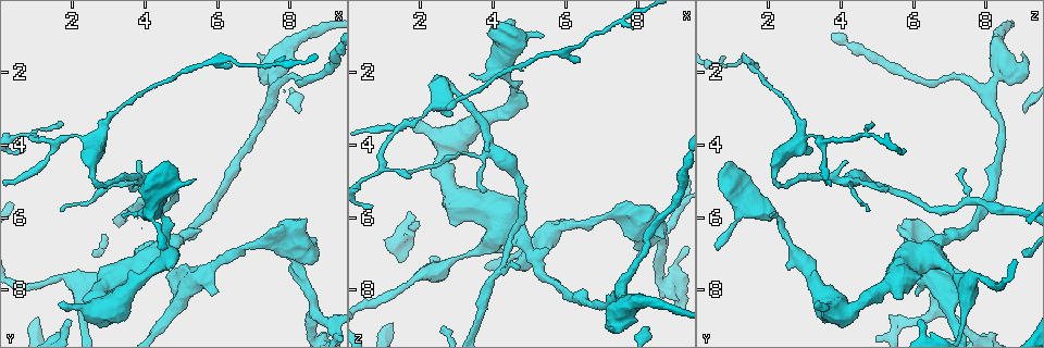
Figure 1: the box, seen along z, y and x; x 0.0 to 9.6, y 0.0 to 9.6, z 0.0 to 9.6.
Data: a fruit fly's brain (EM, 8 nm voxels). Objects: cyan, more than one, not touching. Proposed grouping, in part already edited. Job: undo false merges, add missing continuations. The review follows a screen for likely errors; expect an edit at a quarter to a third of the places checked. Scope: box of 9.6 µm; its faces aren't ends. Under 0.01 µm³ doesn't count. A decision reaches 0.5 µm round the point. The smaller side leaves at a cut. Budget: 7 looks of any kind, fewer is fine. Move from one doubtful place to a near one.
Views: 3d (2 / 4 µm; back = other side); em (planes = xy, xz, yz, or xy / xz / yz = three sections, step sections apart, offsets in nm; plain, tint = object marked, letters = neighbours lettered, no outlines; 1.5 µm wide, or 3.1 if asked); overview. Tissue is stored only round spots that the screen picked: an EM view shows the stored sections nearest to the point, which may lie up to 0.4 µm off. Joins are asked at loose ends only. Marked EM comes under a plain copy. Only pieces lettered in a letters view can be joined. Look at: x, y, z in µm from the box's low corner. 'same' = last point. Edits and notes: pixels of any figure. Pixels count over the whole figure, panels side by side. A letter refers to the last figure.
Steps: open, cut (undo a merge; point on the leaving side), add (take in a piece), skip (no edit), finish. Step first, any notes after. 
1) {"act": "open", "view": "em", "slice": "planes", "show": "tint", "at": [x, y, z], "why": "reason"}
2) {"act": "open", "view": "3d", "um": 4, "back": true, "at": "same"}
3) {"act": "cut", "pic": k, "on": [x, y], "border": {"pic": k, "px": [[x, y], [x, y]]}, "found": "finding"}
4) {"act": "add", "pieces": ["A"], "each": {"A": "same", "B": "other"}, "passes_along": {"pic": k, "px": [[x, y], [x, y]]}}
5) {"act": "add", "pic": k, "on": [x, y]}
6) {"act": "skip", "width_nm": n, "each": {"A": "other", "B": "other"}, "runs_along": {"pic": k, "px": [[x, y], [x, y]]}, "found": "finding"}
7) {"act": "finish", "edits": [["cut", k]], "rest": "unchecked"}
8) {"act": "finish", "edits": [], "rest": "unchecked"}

{"act": "open", "view": "3d", "um": 2, "at": [1.80, 3.45, 4.90], "why": "tapers out"}

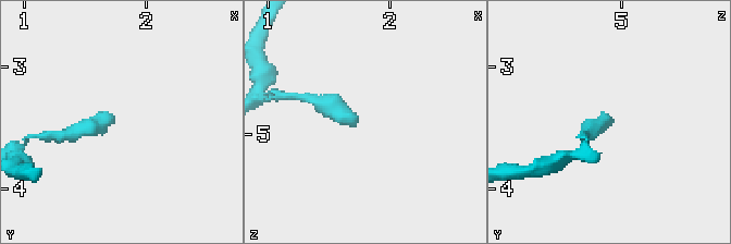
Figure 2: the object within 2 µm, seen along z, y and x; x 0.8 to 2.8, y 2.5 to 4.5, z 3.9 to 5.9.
{"act": "open", "view": "em", "slice": "xz", "step": 8, "show": "tint", "at": [1.76, 3.44, 4.88]}

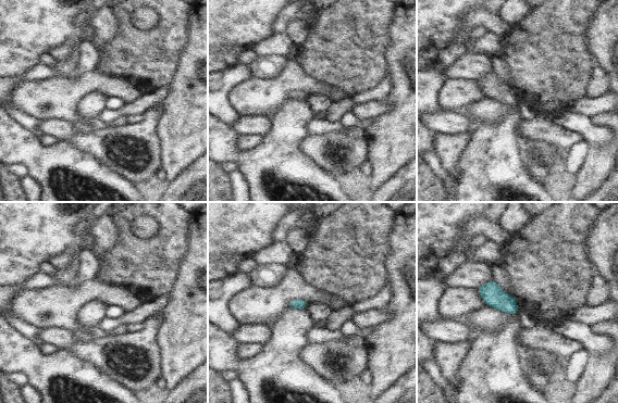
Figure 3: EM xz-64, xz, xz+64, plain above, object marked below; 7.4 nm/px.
{"act": "open", "view": "em", "slice": "xz", "step": 8, "show": "letters", "at": "same", "why": "see the neighbours"}

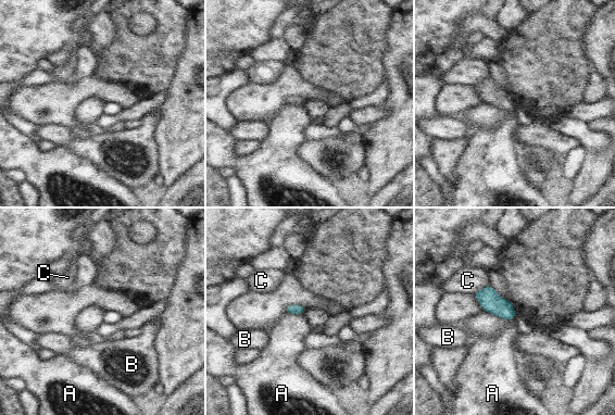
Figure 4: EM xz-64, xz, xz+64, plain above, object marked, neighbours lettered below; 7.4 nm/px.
{"act": "skip", "width_nm": 70, "each": {"A": "other", "B": "other", "C": "other"}, "border": {"pic": 4, "px": [[286, 312], [303, 314]]}, "found": "no lettered piece goes on from it"}

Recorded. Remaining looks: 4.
{"act": "open", "view": "3d", "um": 4, "at": [3.40, 5.95, 2.05], "why": "thin end"}

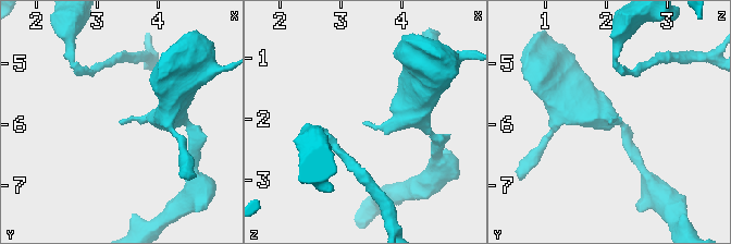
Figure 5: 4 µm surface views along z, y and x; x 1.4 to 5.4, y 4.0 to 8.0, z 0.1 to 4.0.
{"act": "open", "view": "em", "slice": "xy", "step": 8, "show": "tint", "at": [3.40, 5.95, 2.05], "why": "shape alone is not enough"}

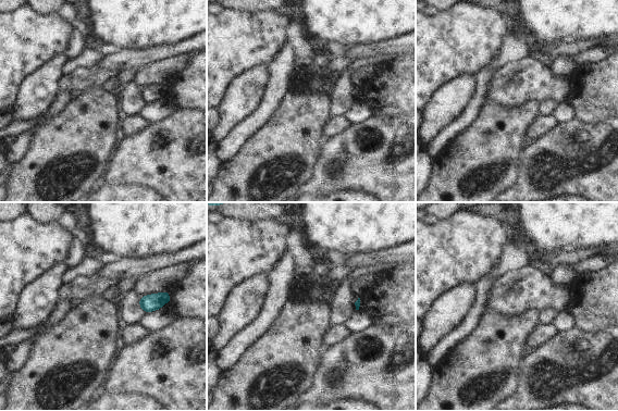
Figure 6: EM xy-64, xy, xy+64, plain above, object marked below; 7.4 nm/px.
{"act": "open", "view": "em", "slice": "planes", "show": "letters", "at": "same", "why": "another direction"}

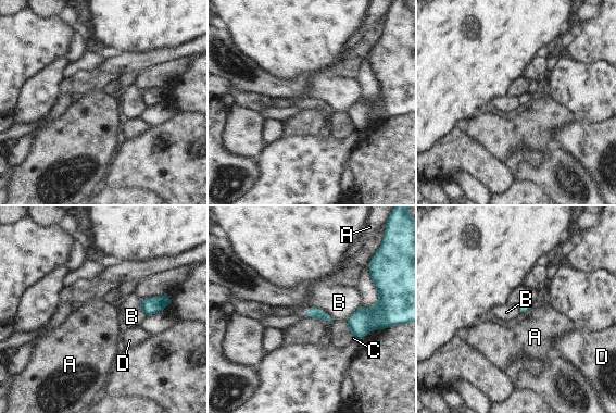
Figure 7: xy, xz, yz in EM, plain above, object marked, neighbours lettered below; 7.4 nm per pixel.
{"act": "skip", "longest_contact_nm": ["B", 240], "each": {"A": "other", "B": "other", "C": "other", "D": "other"}, "found": "no lettered piece goes on from it"}

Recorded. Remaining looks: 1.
{"act": "finish", "edits": [], "rest": "unchecked"}

